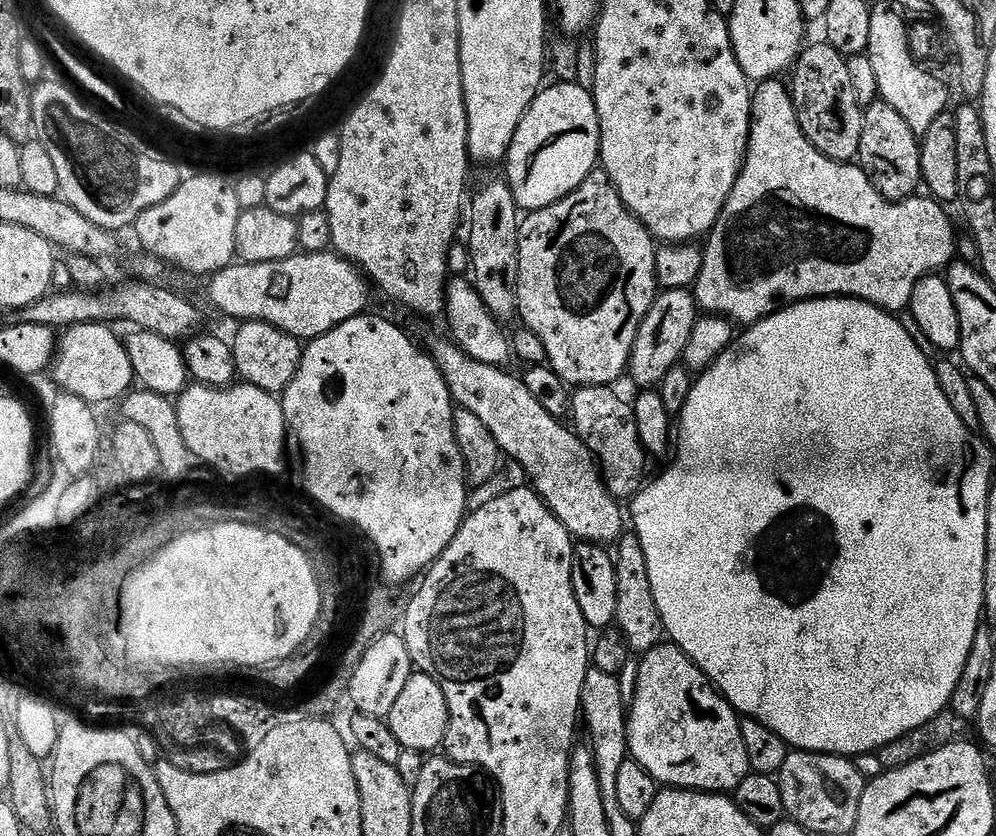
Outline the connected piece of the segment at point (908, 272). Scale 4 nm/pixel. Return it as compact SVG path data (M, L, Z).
M773 78L762 80L755 85L752 93L752 129L748 135L748 154L744 158L744 169L740 177L734 182L734 190L730 190L730 198L720 212L716 225L706 237L703 245L704 261L701 272L694 285L696 303L701 313L712 318L723 318L732 321L733 325L751 326L759 320L781 312L791 304L798 304L802 300L817 298L851 298L865 300L876 308L885 312L900 314L909 307L911 295L920 279L929 274L939 273L953 263L958 252L958 232L952 229L952 220L948 217L949 209L940 201L931 198L923 200L920 194L911 196L908 200L887 200L870 182L864 169L852 162L841 162L826 158L814 145L808 141L806 134L802 134L802 126L798 126L798 114L792 105L792 93L783 79Z

